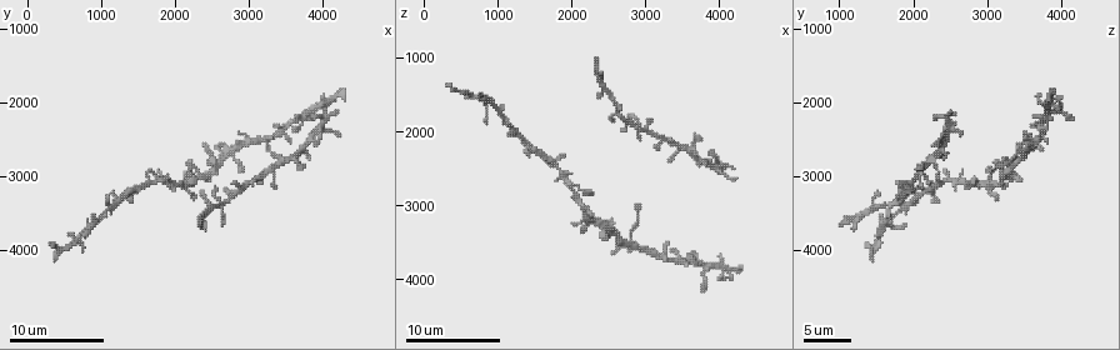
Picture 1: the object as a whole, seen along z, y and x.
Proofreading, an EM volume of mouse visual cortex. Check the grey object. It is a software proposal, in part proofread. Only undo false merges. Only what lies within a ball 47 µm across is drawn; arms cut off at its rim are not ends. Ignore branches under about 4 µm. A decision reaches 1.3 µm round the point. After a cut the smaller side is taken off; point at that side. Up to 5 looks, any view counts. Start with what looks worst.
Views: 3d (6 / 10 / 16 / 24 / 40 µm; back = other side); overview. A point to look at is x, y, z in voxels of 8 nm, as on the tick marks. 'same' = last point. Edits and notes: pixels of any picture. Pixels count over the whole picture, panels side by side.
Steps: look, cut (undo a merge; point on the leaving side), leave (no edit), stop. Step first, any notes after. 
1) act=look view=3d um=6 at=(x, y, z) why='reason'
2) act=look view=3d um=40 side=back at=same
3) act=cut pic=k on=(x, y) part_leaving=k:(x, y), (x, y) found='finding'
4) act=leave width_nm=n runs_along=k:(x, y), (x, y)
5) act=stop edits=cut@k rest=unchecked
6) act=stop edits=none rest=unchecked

act=look view=3d um=6 at=(1100, 3450, 1850) why='three-way junction'

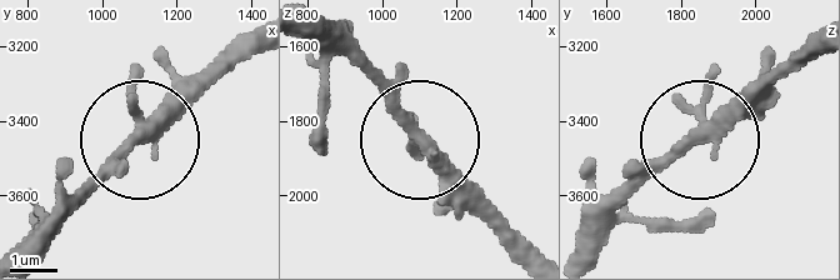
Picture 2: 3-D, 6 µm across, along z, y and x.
act=leave runs_along=2:(259, 28), (48, 230) found='continuous, no second cell'

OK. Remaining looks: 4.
act=look view=3d um=10 at=(2800, 2650, 3500)

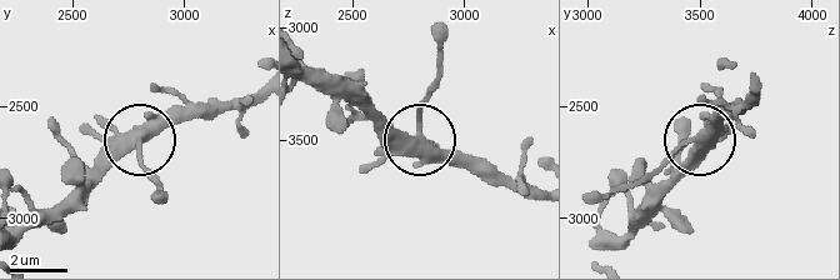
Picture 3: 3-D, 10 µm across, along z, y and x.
act=leave runs_along=3:(406, 134), (414, 139), (356, 91) found='one cell here'

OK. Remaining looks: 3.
act=look view=3d um=10 at=(2800, 3250, 1900) why='three arms meet'

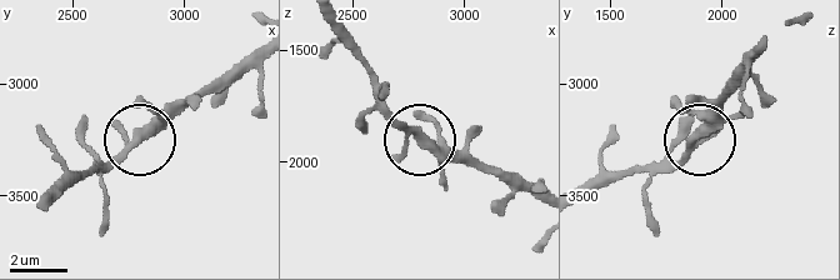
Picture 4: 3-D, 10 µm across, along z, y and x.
act=look view=3d um=6 at=(2810, 3240, 1890) why='closer look'

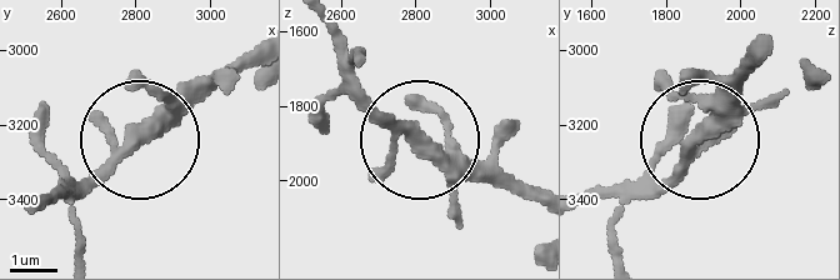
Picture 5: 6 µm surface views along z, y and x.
act=leave found='continuous, no second cell'

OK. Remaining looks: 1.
act=stop edits=none rest=unchecked

